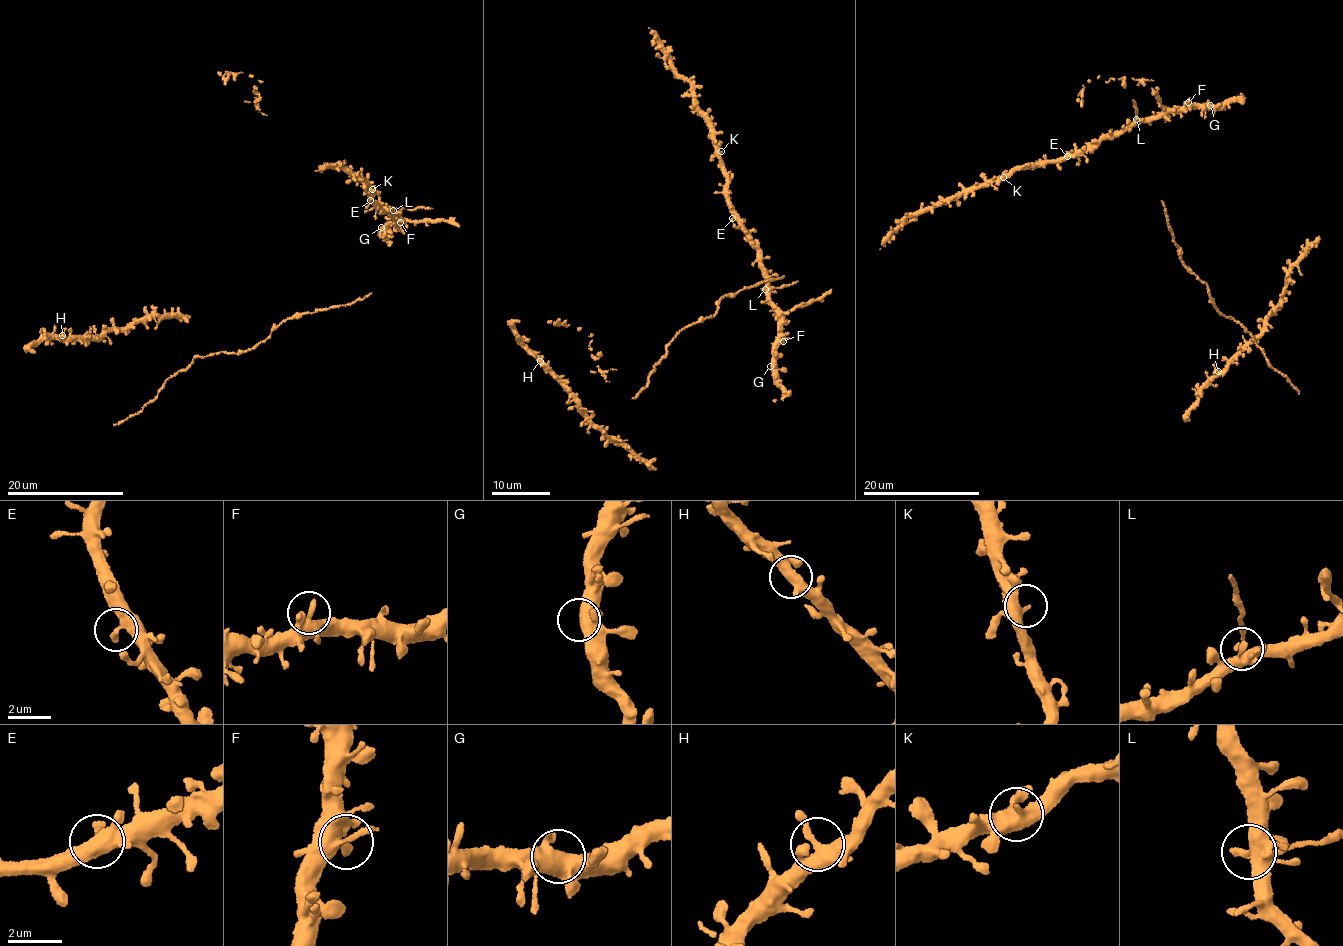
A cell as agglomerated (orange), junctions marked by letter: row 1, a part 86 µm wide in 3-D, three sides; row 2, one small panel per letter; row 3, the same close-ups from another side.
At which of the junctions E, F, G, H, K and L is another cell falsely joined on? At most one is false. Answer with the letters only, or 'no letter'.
L

